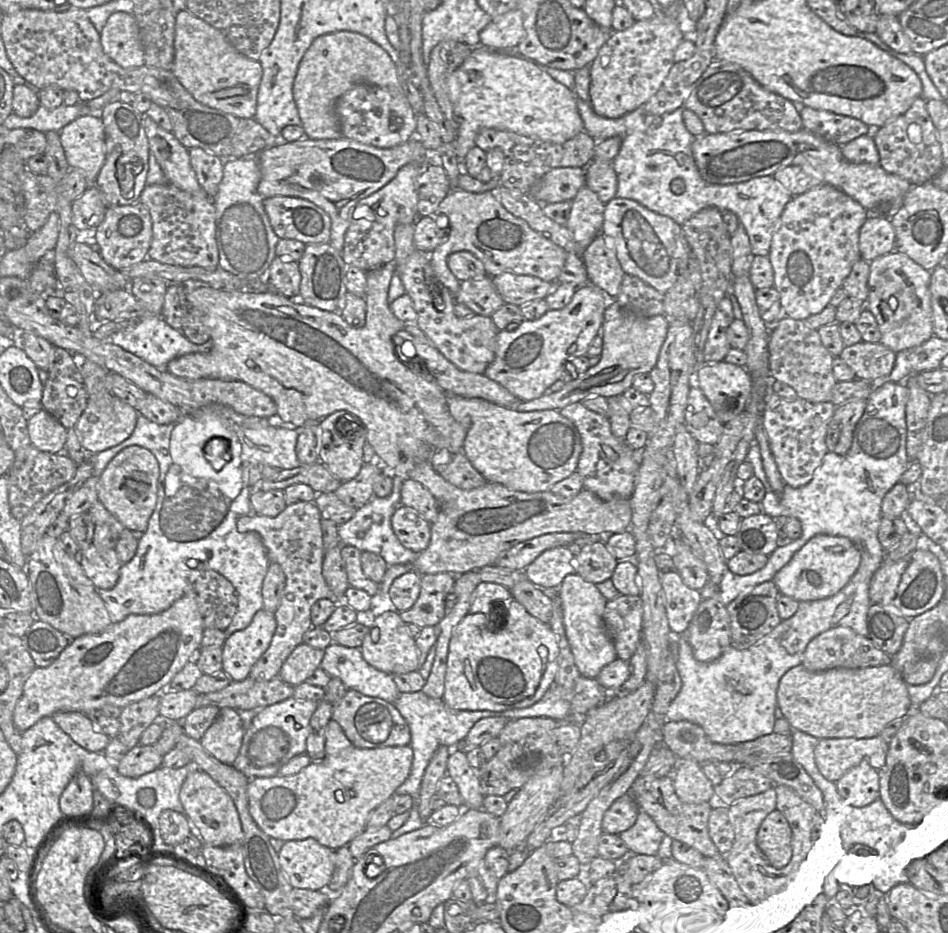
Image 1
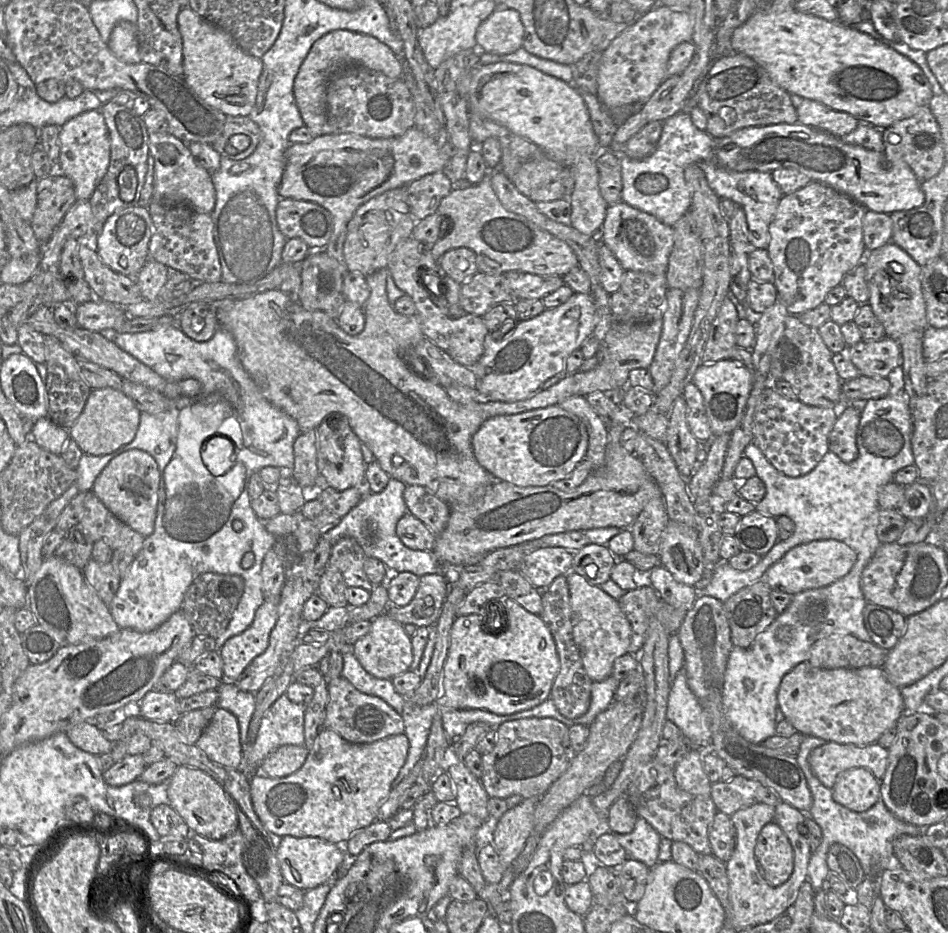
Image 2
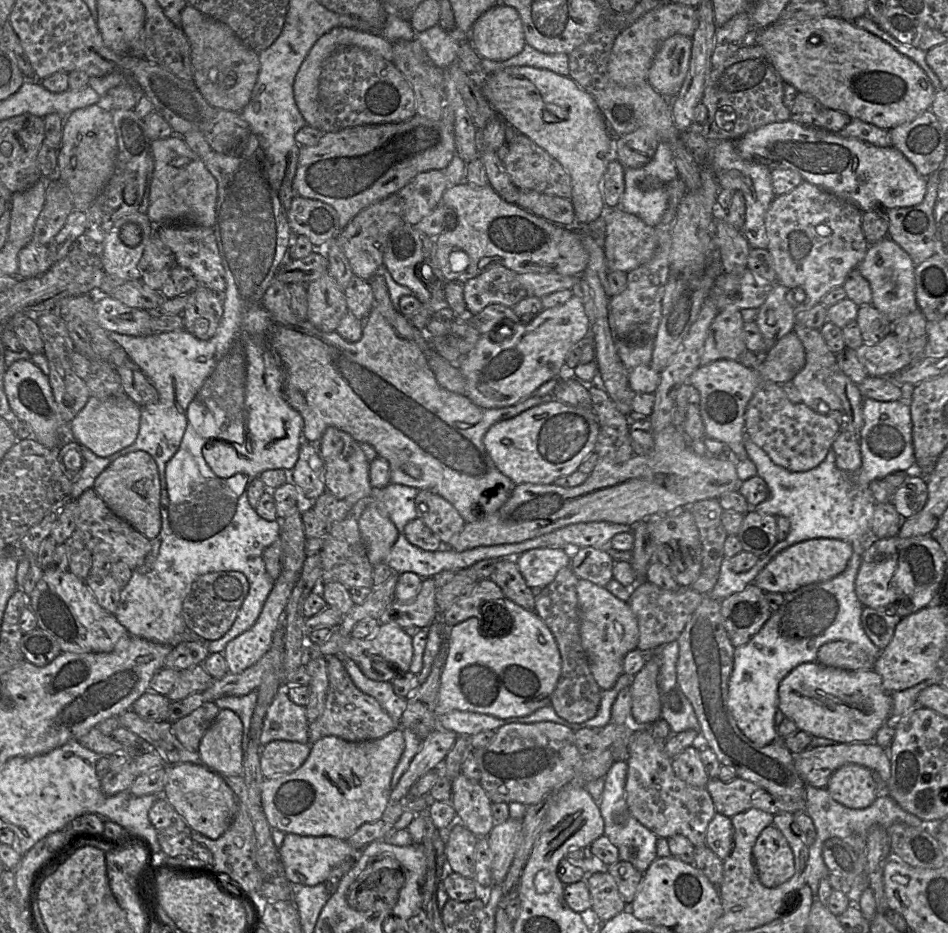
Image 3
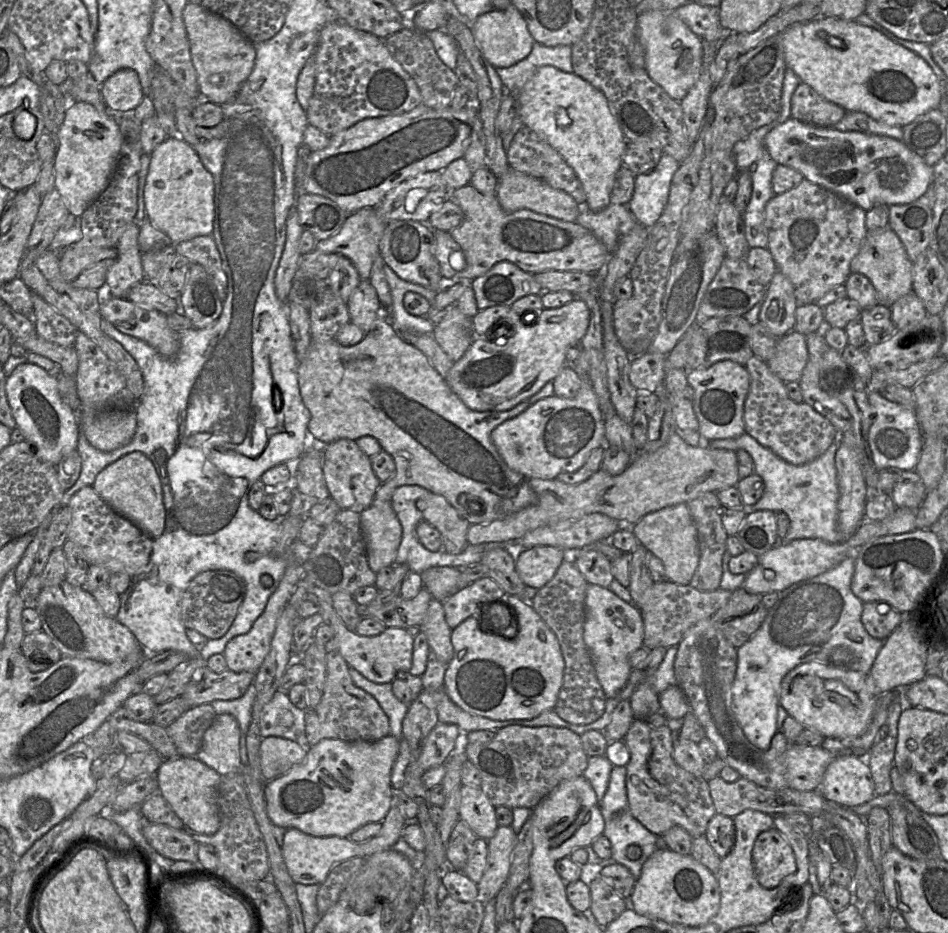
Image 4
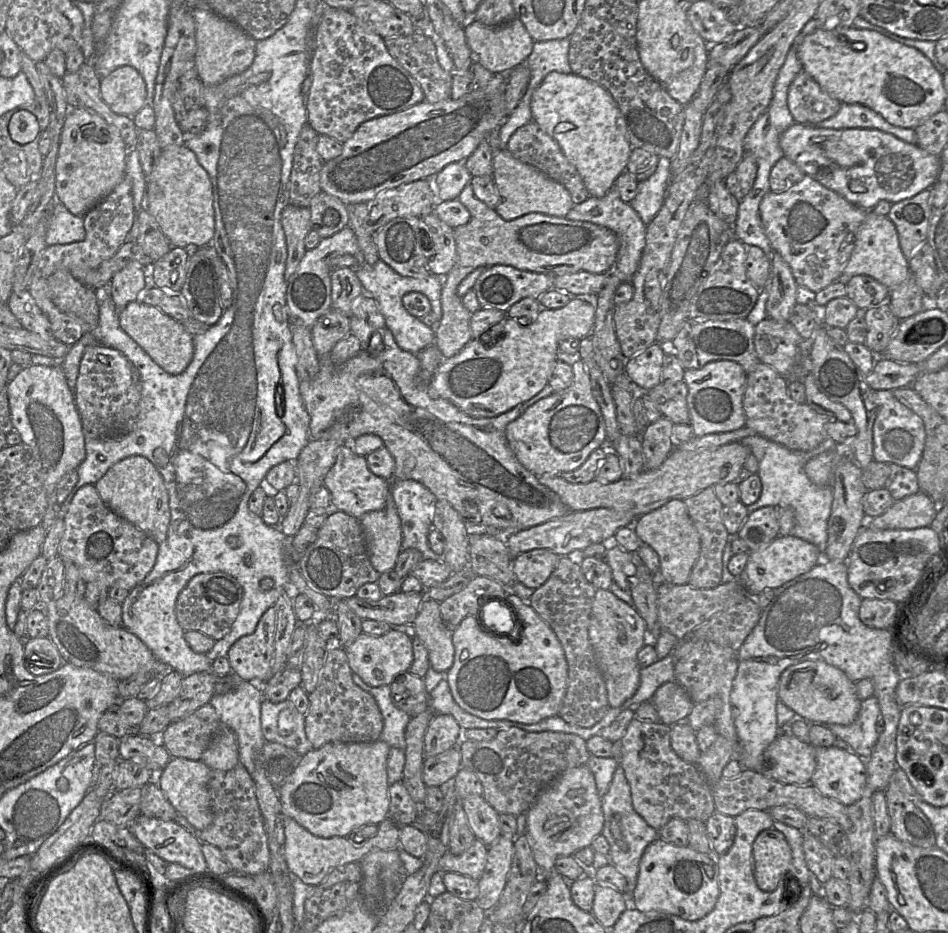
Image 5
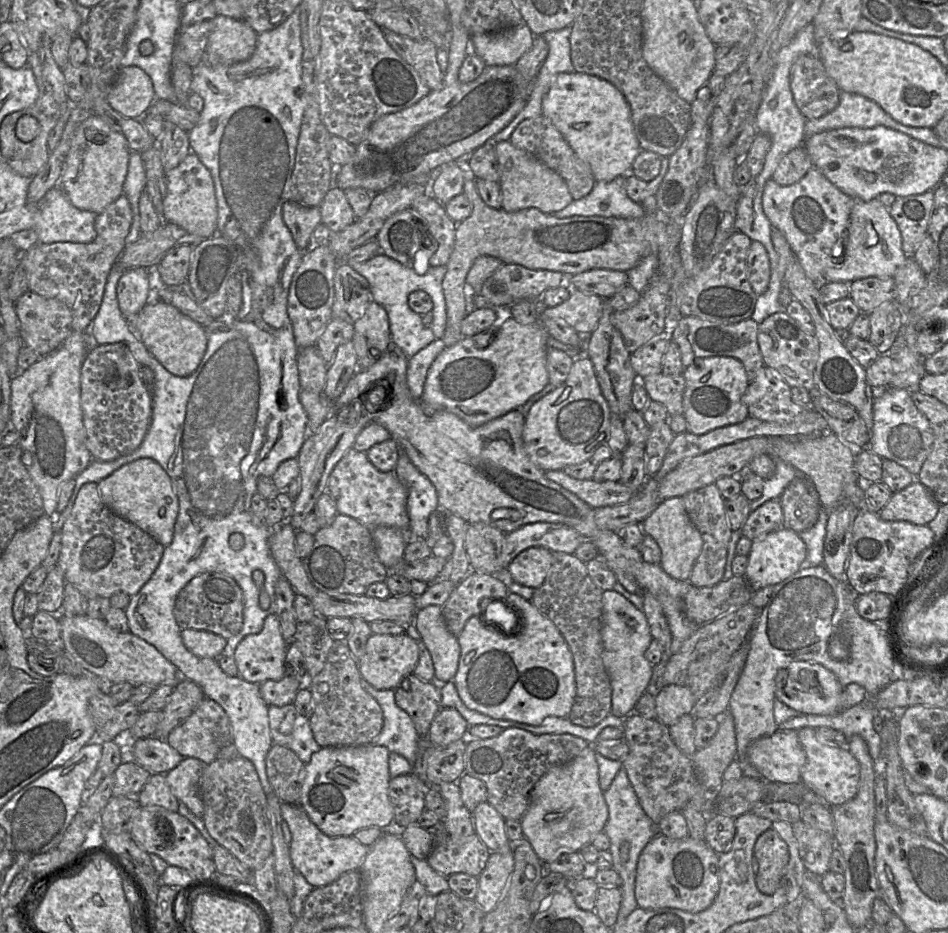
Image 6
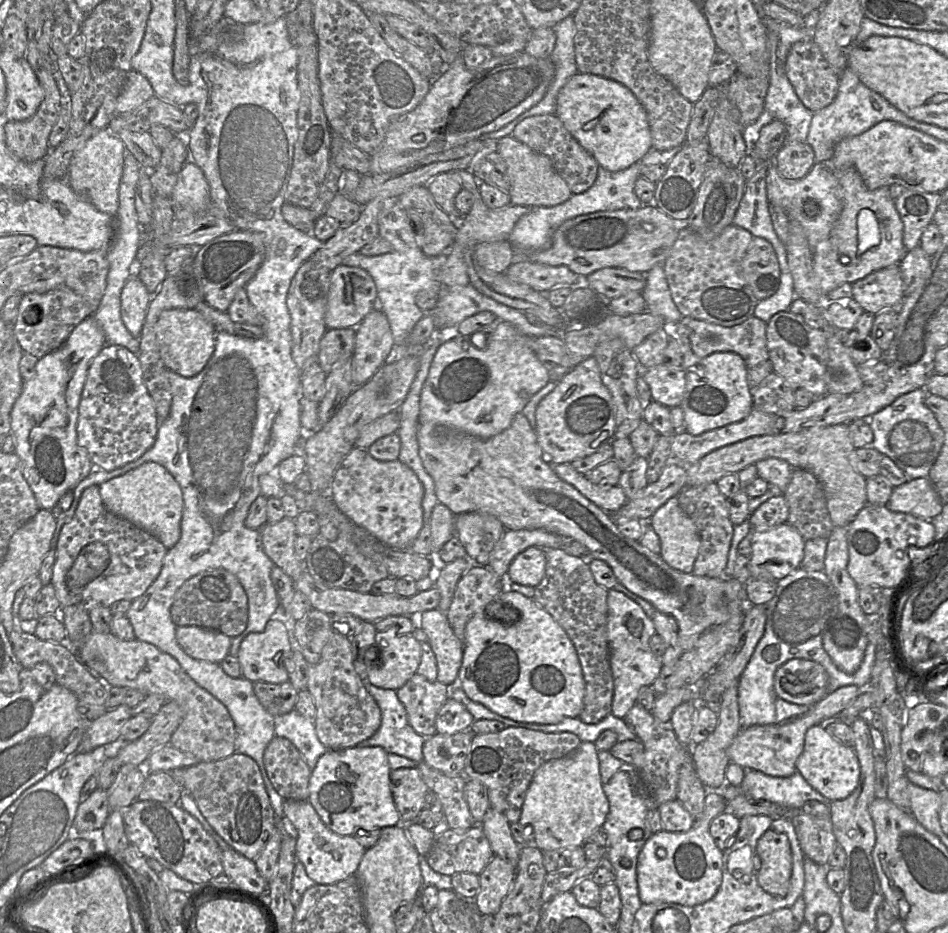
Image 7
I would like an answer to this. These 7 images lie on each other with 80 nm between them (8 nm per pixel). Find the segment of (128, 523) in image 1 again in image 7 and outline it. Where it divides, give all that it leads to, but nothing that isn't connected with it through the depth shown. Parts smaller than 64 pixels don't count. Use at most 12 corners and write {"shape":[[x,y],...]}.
{"shape":[[161,464],[99,485],[108,511],[170,549],[183,494]]}

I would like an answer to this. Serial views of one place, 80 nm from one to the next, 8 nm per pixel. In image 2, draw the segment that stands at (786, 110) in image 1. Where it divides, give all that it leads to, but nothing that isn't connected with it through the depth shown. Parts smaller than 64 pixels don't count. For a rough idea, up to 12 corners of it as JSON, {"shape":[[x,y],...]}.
{"shape":[[742,53],[716,58],[692,99],[706,131],[798,122],[790,94]]}

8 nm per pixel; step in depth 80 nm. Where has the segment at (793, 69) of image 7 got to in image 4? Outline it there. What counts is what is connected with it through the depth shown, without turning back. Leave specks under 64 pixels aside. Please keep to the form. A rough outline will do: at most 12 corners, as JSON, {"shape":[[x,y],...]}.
{"shape":[[800,82],[791,117],[834,127],[846,114]]}

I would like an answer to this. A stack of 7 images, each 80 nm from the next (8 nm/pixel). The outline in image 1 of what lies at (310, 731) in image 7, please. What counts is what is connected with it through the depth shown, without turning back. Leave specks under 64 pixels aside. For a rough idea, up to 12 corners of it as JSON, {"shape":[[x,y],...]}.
{"shape":[[291,697],[258,711],[232,766],[276,776],[306,753],[317,701]]}

